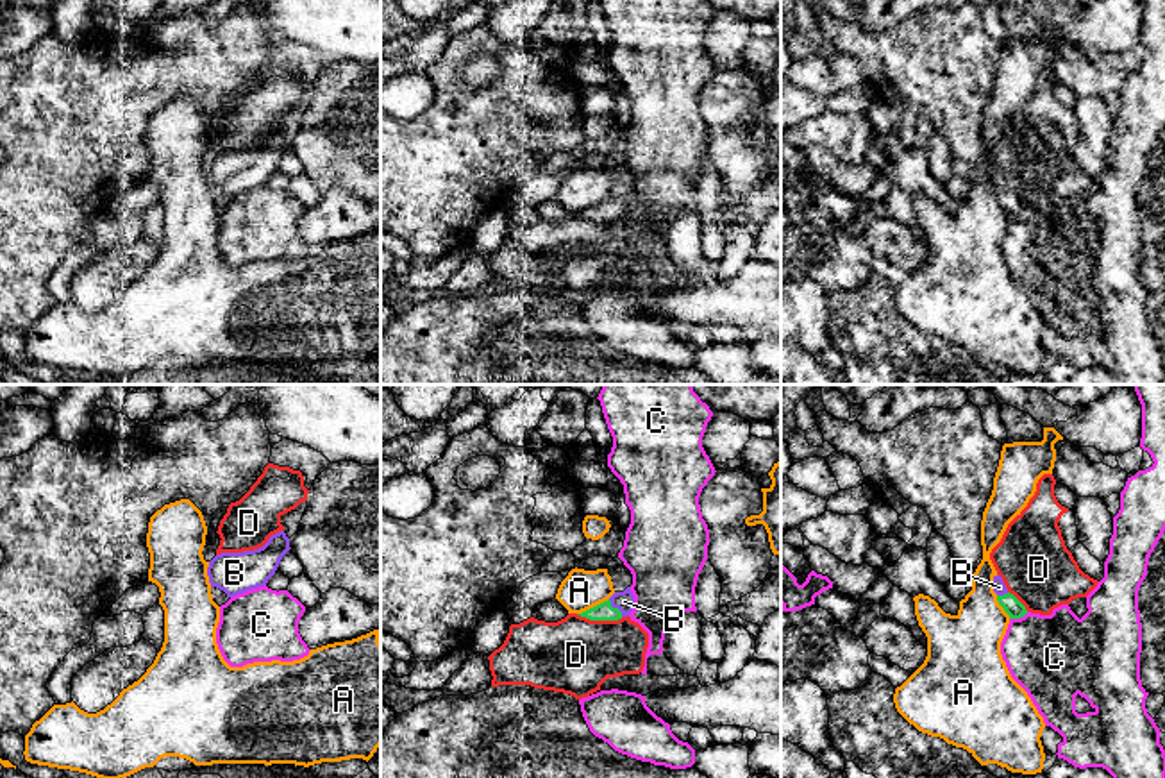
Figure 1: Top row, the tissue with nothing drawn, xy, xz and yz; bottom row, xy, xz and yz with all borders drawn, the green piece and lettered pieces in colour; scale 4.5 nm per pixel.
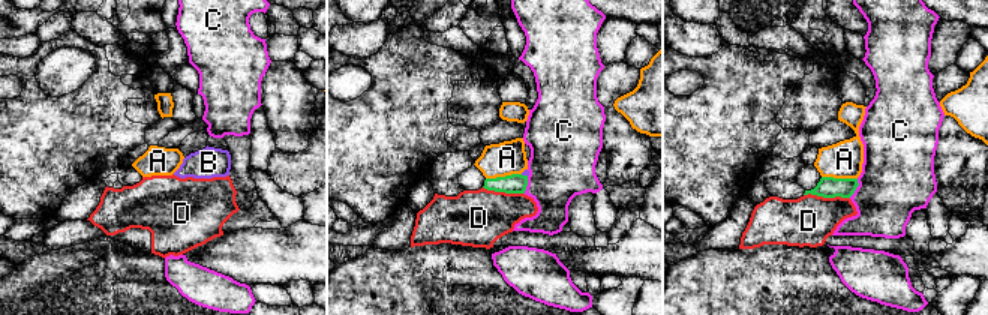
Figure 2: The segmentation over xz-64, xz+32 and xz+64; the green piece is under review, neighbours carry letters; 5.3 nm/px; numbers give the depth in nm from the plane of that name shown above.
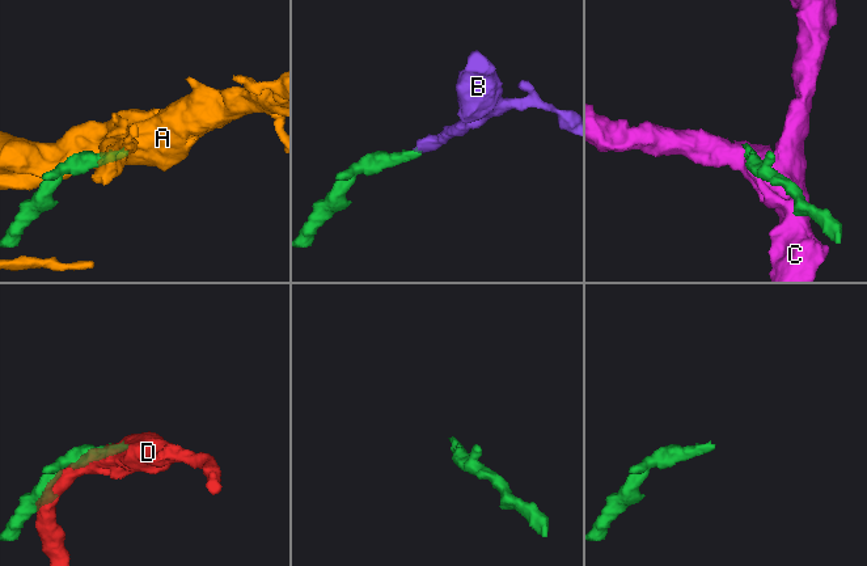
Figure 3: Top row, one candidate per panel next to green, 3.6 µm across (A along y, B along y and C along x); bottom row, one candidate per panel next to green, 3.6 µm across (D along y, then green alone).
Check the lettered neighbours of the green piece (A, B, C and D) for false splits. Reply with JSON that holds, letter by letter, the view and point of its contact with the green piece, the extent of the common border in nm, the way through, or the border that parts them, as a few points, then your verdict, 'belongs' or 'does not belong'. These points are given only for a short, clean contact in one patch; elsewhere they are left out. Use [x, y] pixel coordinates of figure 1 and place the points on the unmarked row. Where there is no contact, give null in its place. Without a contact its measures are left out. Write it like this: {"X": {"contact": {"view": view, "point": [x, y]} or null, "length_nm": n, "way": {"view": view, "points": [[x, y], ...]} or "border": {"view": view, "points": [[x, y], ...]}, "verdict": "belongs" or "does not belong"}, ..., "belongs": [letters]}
{"A": {"contact": {"view": "xz", "point": [594, 206]}, "length_nm": 160, "verdict": "does not belong"}, "B": {"contact": {"view": "xz", "point": [615, 208]}, "length_nm": 100, "way": {"view": "xz", "points": [[604, 210], [615, 208], [624, 201]]}, "verdict": "belongs"}, "C": {"contact": {"view": "yz", "point": [1019, 217]}, "length_nm": 90, "border": {"view": "yz", "points": [[1028, 211], [1010, 219]]}, "verdict": "does not belong"}, "D": {"contact": {"view": "xz", "point": [599, 219]}, "length_nm": 220, "verdict": "does not belong"}, "belongs": ["B"]}

